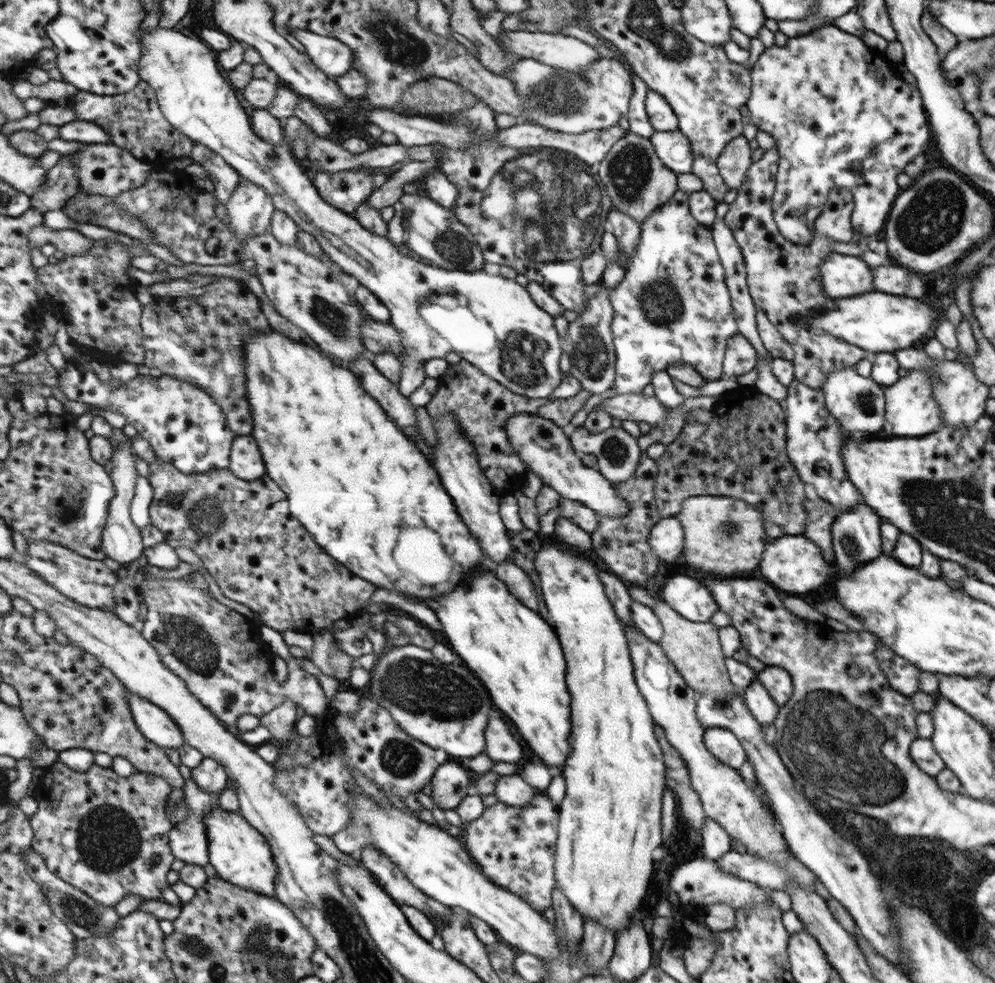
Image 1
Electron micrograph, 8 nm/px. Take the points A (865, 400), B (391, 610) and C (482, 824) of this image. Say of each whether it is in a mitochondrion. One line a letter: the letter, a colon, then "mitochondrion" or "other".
A: mitochondrion
B: other
C: other

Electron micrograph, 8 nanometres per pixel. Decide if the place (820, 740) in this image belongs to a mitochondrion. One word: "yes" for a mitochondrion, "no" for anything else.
yes

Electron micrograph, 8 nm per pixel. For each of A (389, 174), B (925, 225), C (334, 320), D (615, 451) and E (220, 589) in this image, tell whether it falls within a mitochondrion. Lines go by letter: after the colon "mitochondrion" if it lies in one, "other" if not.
A: other
B: mitochondrion
C: mitochondrion
D: mitochondrion
E: other

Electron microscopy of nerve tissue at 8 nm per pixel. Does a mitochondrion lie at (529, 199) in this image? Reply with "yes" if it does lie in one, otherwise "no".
yes

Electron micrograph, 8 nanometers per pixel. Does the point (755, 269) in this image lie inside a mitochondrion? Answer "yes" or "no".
no

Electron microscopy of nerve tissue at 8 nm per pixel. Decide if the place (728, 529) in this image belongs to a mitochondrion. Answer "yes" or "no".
yes

